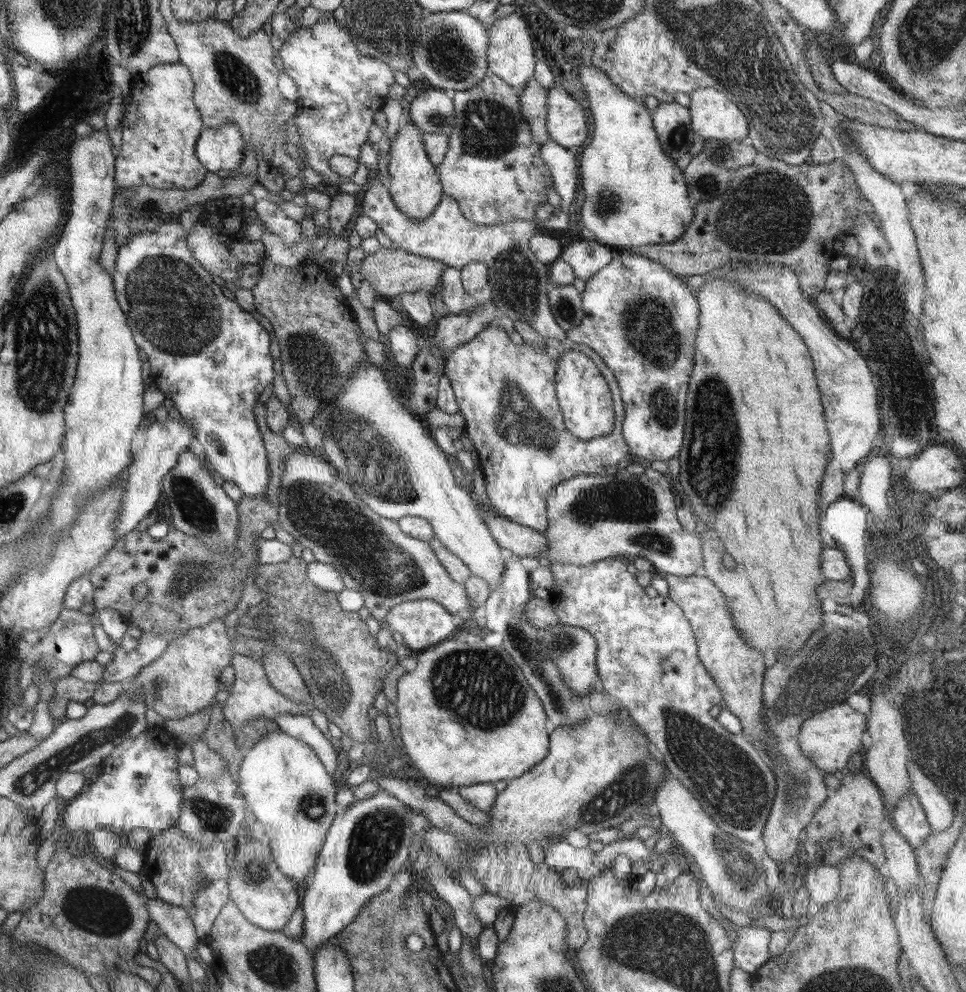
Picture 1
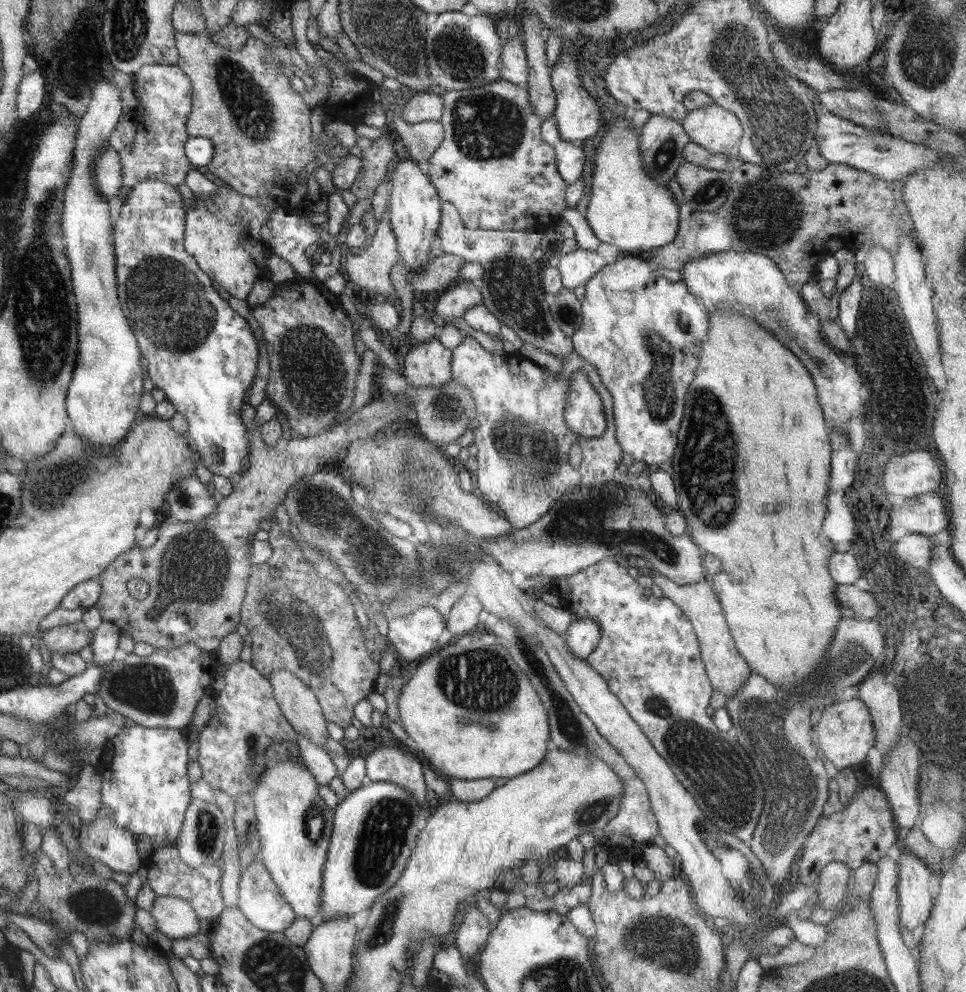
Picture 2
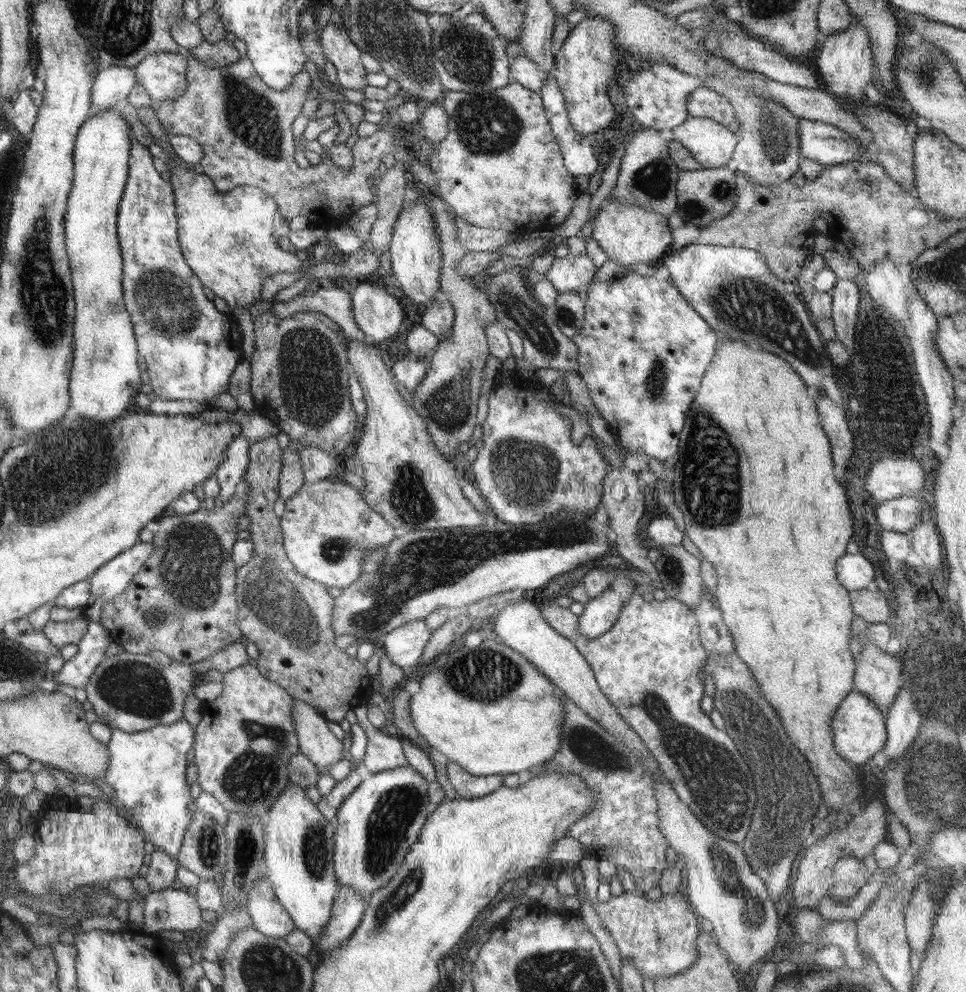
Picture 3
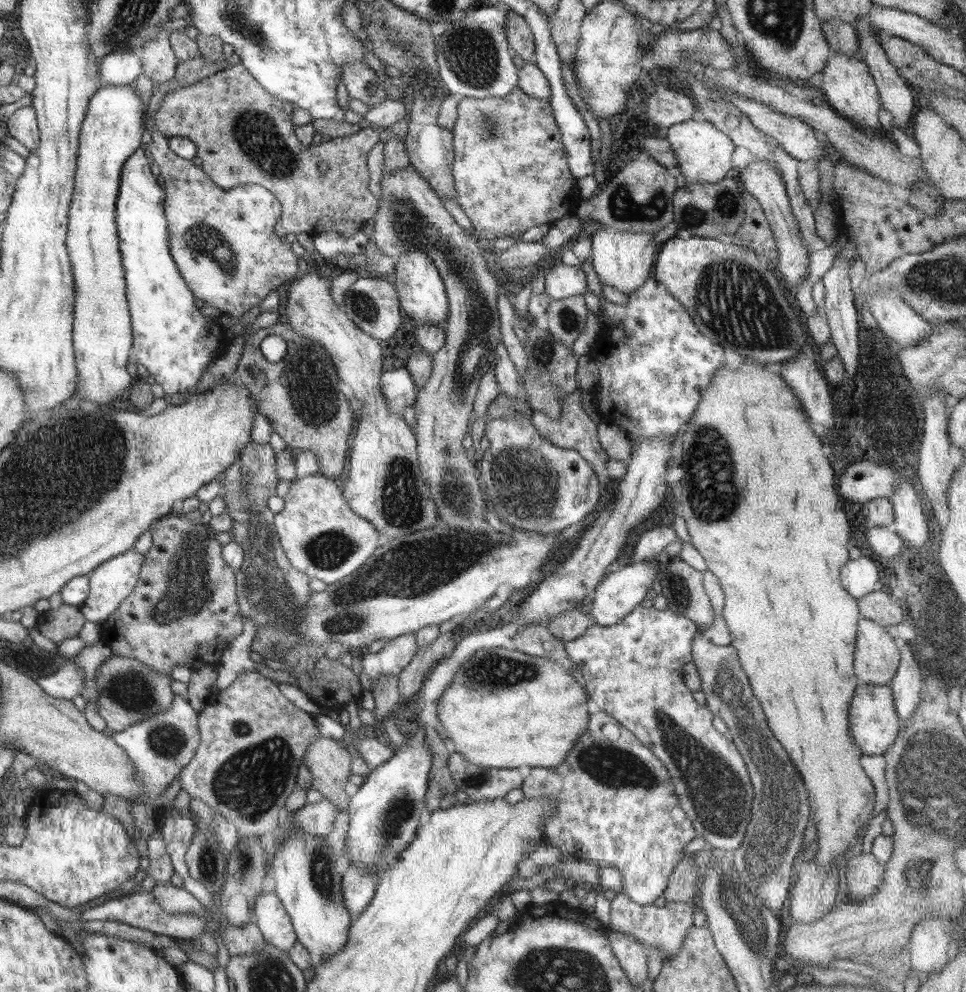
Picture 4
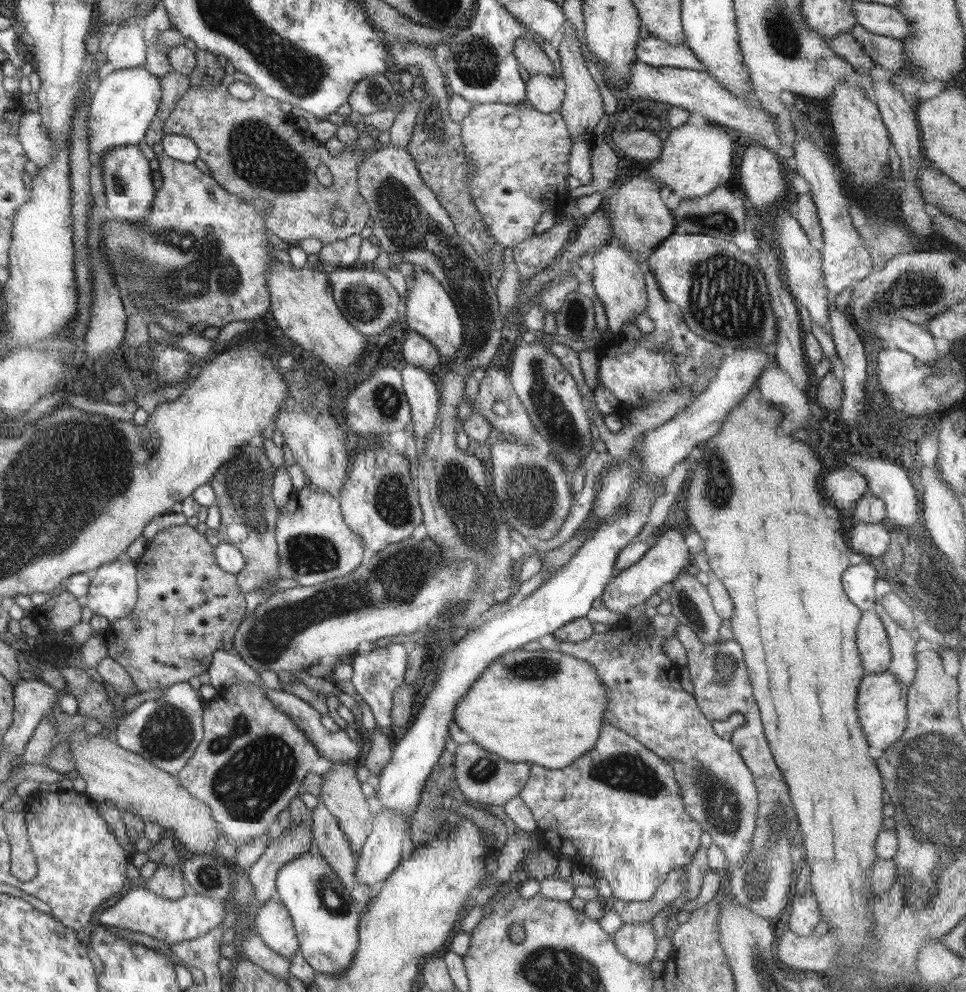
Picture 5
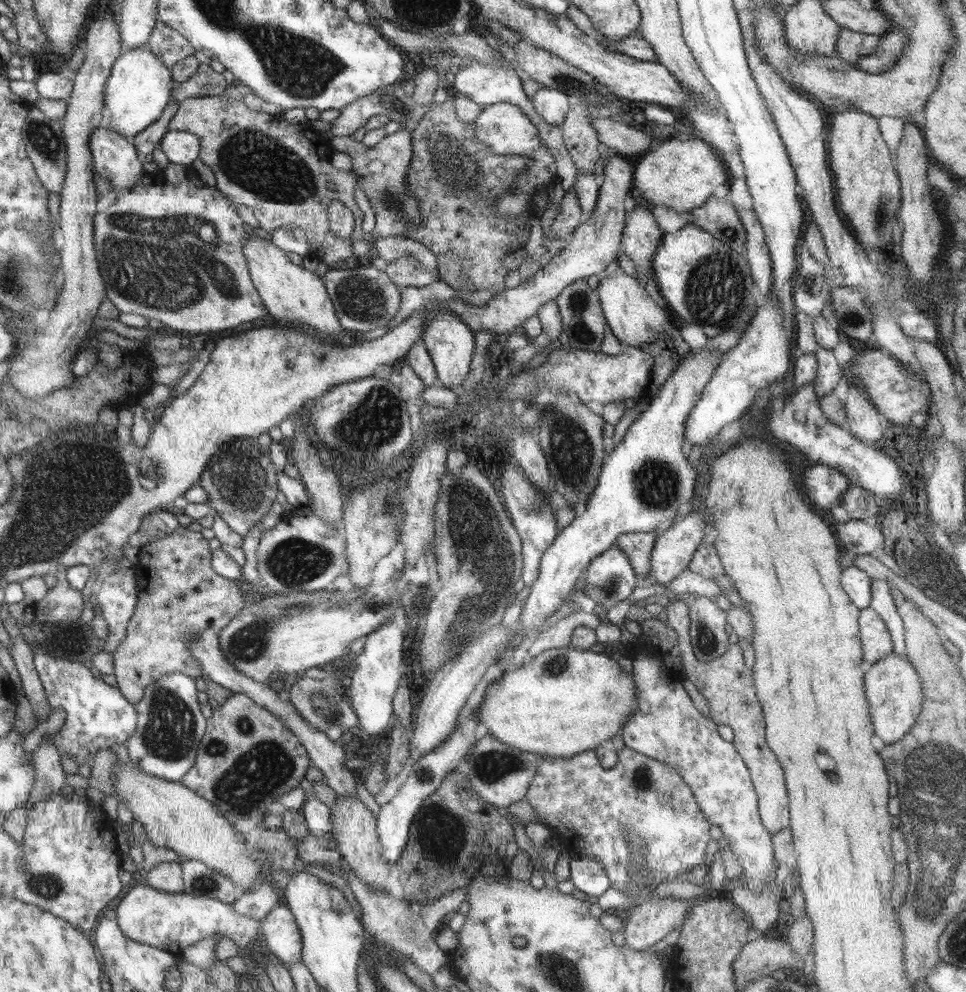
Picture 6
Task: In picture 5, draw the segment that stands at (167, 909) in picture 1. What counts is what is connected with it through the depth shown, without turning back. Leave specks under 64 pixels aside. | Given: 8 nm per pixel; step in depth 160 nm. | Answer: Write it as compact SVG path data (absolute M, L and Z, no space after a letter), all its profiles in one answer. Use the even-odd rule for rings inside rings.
M160 863L154 874L141 882L158 896L167 899L178 900L185 895L181 864L170 867Z

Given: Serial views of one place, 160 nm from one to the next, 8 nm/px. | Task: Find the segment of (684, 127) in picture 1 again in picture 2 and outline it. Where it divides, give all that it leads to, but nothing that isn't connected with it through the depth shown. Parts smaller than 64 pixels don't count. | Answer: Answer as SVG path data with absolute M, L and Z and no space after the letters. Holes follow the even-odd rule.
M654 114L640 129L638 149L645 173L660 186L667 186L686 160L684 148L692 141L680 122Z

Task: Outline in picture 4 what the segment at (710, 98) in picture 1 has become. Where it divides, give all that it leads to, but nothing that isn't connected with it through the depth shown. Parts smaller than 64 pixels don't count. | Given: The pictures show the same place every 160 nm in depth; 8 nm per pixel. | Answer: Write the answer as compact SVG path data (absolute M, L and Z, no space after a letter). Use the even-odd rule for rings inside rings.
M696 118L681 122L680 124L673 124L663 131L663 134L670 147L674 149L675 164L686 182L720 182L727 175L732 175L734 168L732 167L732 152L735 151L735 145L732 140L718 130L708 121L698 121Z

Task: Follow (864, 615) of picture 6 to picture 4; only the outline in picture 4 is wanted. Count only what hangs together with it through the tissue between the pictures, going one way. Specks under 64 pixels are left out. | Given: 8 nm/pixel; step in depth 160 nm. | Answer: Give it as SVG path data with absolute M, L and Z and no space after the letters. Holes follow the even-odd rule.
M861 618L857 626L853 662L854 674L860 682L888 685L899 664L899 643L882 625Z

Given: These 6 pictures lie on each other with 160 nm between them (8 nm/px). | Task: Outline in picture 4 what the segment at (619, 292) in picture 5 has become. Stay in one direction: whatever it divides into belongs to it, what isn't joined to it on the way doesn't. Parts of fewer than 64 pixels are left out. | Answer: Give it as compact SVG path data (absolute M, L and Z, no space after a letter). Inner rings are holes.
M593 228L592 249L590 260L594 272L598 274L600 282L620 291L624 295L630 295L640 289L653 272L653 264L660 250L660 246L654 245L654 232L619 232L612 228Z

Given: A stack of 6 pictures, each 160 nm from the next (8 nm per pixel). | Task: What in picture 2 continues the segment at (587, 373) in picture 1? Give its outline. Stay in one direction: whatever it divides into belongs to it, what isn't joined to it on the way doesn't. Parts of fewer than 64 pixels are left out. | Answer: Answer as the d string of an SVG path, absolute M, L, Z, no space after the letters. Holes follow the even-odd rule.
M575 370L571 375L567 393L565 419L569 429L586 439L600 437L606 428L601 396L581 370Z

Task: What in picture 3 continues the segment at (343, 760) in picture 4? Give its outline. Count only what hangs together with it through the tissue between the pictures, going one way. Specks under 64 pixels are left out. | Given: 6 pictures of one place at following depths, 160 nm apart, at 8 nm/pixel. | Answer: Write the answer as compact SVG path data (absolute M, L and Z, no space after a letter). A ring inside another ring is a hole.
M295 699L294 720L300 753L323 772L320 774L328 774L327 768L342 760L342 742L329 729L328 720L308 702Z

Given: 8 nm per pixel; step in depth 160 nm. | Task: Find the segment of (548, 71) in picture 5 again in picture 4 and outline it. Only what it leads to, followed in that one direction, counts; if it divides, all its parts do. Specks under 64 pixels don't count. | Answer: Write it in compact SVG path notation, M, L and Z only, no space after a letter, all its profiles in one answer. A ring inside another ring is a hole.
M504 3L494 5L498 10L506 12L506 40L509 46L520 56L524 63L534 63L535 42L534 34L526 18L508 11Z

